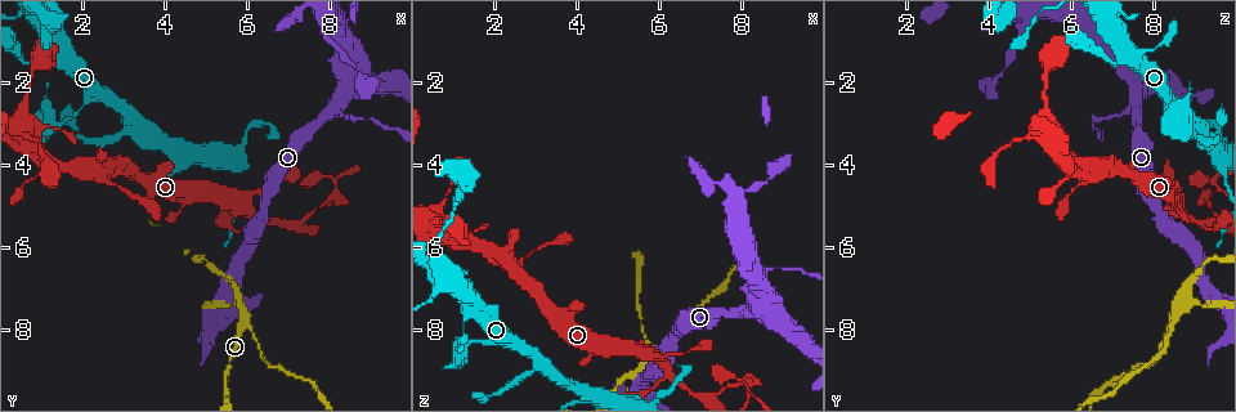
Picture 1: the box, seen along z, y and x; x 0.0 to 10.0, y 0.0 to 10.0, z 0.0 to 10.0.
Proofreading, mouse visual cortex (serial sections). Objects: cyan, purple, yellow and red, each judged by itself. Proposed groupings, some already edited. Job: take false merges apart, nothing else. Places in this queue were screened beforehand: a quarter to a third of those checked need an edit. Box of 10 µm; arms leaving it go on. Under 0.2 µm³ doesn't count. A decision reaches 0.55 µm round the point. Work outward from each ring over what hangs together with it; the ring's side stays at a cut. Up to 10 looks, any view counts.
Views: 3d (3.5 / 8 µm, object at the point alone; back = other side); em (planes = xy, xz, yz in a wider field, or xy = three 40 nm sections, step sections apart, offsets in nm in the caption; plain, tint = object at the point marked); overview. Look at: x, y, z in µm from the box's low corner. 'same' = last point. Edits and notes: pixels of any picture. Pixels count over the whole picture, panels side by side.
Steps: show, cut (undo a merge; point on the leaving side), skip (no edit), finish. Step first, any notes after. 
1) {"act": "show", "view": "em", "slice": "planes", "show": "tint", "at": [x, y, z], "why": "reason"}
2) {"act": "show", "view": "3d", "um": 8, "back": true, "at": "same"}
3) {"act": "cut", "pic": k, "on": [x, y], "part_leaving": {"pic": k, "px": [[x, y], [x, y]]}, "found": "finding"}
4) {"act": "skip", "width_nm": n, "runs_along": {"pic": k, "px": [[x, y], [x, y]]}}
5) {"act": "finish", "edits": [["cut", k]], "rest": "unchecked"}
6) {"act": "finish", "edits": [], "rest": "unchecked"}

{"act": "show", "view": "3d", "um": 3.5, "at": [8.10, 2.70, 7.60], "why": "two arms in line, one across"}

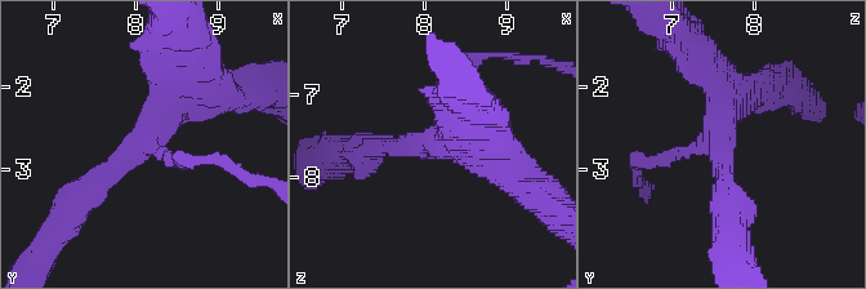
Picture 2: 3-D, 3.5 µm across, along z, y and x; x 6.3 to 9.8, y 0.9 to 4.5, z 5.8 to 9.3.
{"act": "show", "view": "em", "slice": "planes", "show": "tint", "at": [8.10, 2.65, 7.60], "why": "shape alone is not enough"}

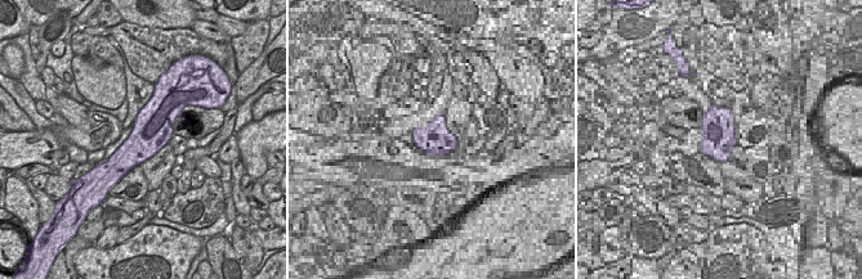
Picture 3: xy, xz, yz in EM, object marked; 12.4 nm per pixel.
{"act": "show", "view": "em", "slice": "xy", "step": 3, "show": "tint", "at": "same", "why": "another direction"}

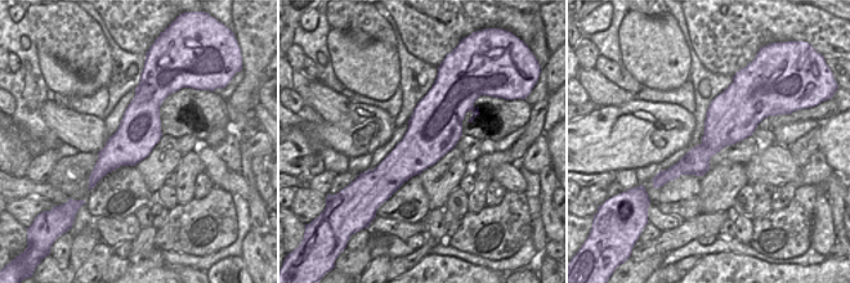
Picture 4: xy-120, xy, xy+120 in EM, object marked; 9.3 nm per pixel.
{"act": "skip", "arms": 3, "runs_along": {"pic": 2, "px": [[76, 204], [195, 74]]}, "found": "continuous, no second cell"}

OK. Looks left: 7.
{"act": "show", "view": "3d", "um": 3.5, "back": true, "at": [5.85, 7.40, 8.80]}

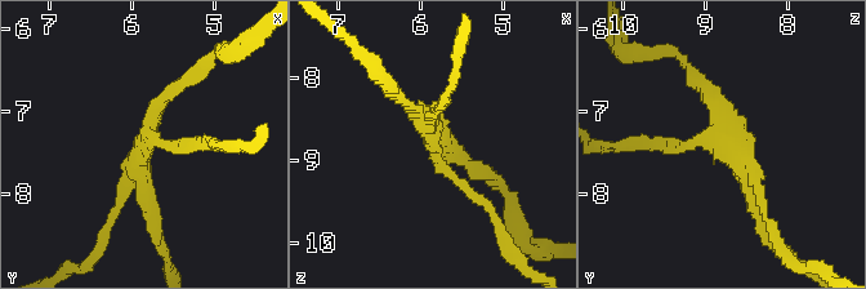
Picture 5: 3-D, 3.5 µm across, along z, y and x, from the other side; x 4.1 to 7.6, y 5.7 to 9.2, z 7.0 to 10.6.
{"act": "show", "view": "em", "slice": "xy", "step": 5, "show": "tint", "at": [5.90, 7.45, 8.75]}

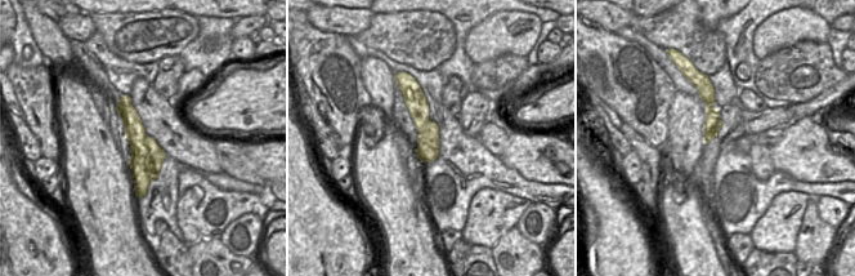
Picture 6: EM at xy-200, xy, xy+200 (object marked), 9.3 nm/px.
{"act": "show", "view": "em", "slice": "xy", "step": 3, "show": "tint", "at": "same", "why": "another direction"}

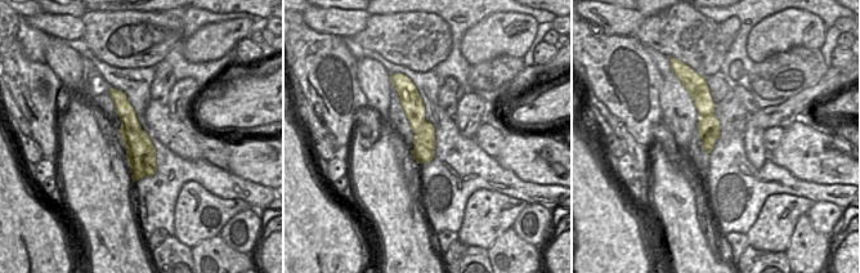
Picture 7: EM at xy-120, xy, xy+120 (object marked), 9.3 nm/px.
{"act": "cut", "pic": 5, "on": [463, 185], "found": "a second cell is stuck on"}

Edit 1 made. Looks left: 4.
{"act": "show", "view": "overview"}

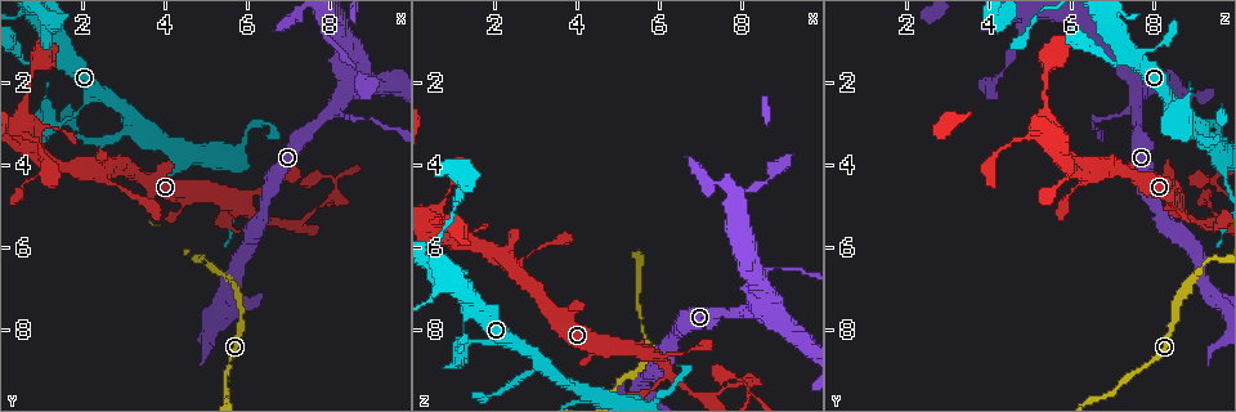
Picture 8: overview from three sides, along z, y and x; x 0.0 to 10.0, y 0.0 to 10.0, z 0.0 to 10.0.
{"act": "show", "view": "3d", "um": 3.5, "at": [5.80, 5.00, 8.55], "why": "thick turns thin"}

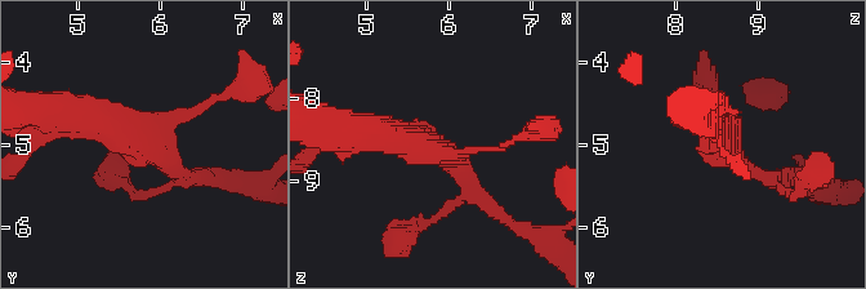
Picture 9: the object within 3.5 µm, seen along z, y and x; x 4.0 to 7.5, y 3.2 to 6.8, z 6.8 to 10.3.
{"act": "show", "view": "em", "slice": "planes", "show": "plain", "at": [5.80, 5.00, 8.60], "why": "now the EM"}

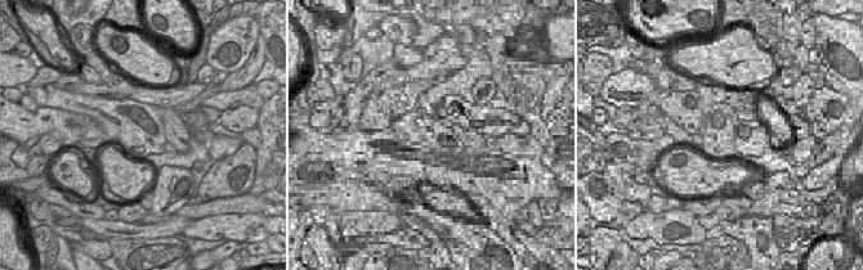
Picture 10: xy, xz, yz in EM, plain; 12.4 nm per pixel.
{"act": "show", "view": "em", "slice": "planes", "show": "tint", "at": "same", "why": "where the object lies"}

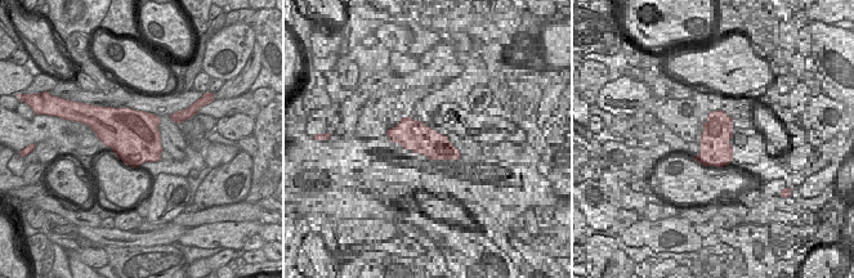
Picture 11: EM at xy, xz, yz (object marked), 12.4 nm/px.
{"act": "skip", "runs_along": {"pic": 9, "px": [[356, 130], [440, 150], [486, 203]]}, "found": "one cell here"}

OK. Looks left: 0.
{"act": "finish", "edits": [["cut", 5]], "rest": "unchecked"}

